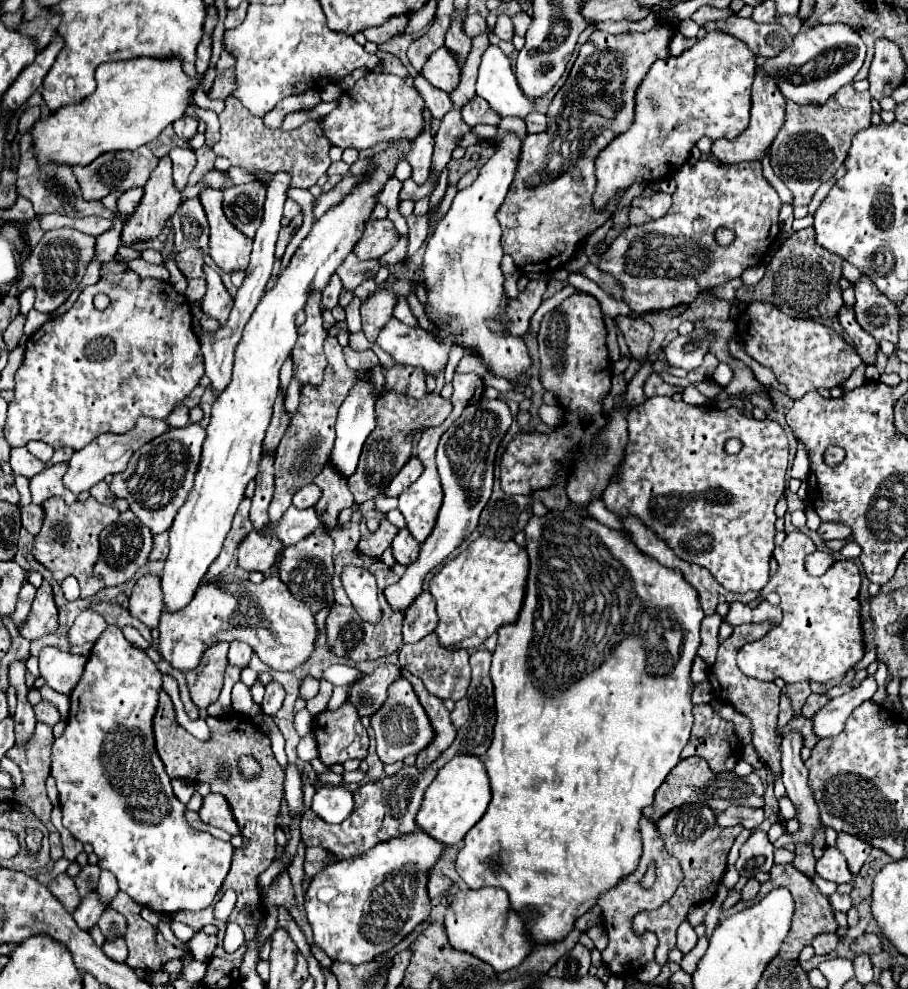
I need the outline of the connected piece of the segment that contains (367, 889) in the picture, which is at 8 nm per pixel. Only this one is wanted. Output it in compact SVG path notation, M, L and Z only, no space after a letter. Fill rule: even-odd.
M414 831L408 835L400 835L396 839L378 843L376 847L368 849L364 855L354 859L342 859L334 865L322 869L308 885L306 891L306 913L308 923L314 933L316 945L334 961L346 961L350 965L360 965L366 961L384 955L394 945L398 945L404 937L408 937L420 923L430 917L430 897L428 897L428 877L438 859L442 857L446 845L430 837L428 833ZM320 889L334 889L336 895L330 901L322 901L318 897Z

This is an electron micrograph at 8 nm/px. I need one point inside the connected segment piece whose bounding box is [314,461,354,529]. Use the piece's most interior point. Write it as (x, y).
(336, 496)

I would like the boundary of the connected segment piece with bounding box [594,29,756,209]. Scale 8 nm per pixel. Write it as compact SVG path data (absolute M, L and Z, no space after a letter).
M720 29L710 31L682 55L656 61L636 95L634 127L600 153L594 207L602 209L618 189L628 189L638 177L646 181L670 177L688 161L692 147L704 135L714 141L740 135L748 127L754 69L756 63L748 45Z

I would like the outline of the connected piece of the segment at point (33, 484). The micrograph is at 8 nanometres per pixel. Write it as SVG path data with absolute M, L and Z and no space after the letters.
M58 463L58 465L52 465L30 479L30 491L32 491L34 505L40 505L52 497L62 497L66 503L76 501L72 491L62 487L62 475L66 473L66 469L68 469L66 463Z

